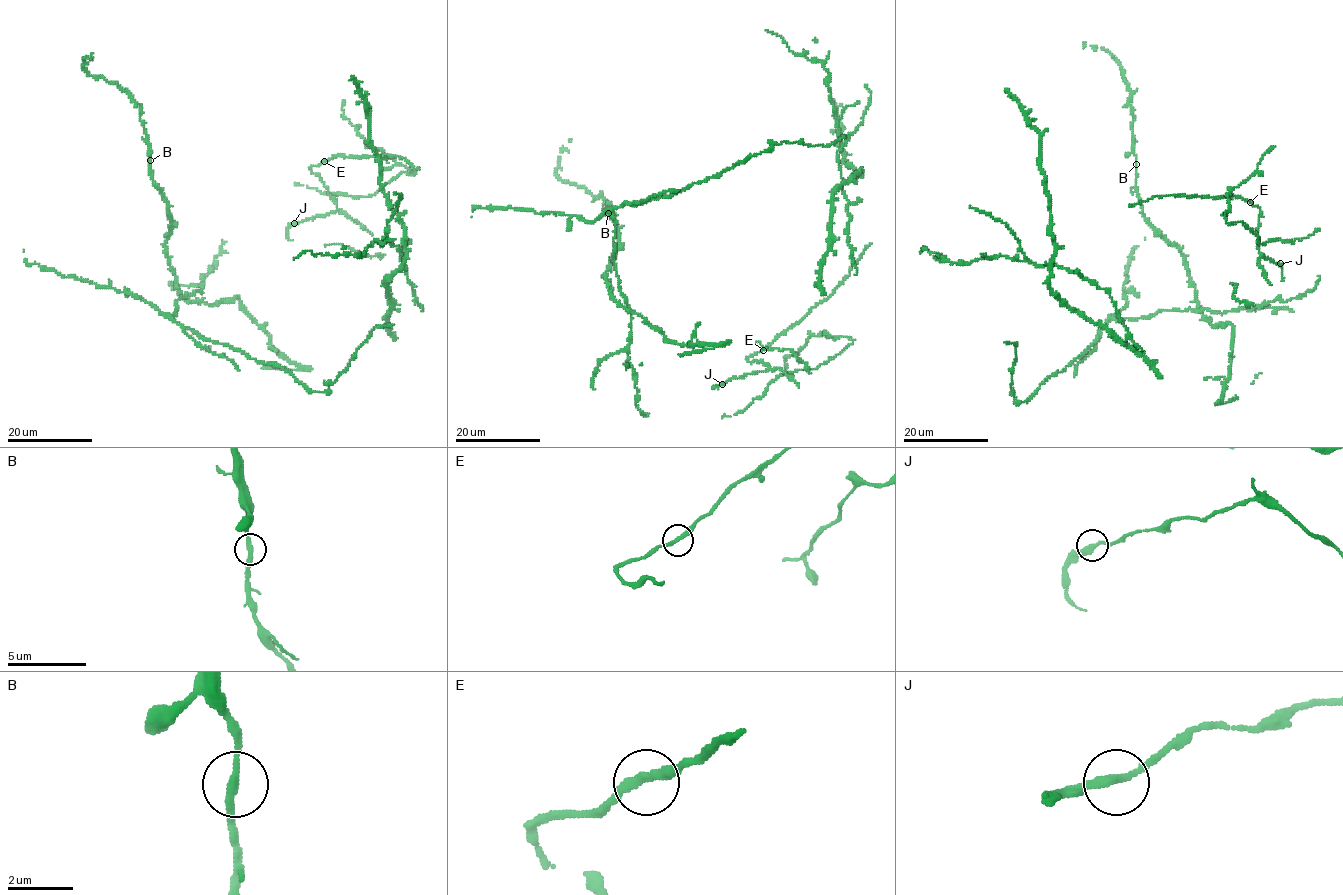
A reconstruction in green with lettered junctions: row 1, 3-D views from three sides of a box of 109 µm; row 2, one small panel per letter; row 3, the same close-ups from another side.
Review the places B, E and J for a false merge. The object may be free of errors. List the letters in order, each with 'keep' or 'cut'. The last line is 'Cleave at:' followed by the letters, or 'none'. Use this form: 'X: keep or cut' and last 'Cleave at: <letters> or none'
B: keep
E: keep
J: keep
Cleave at: none

